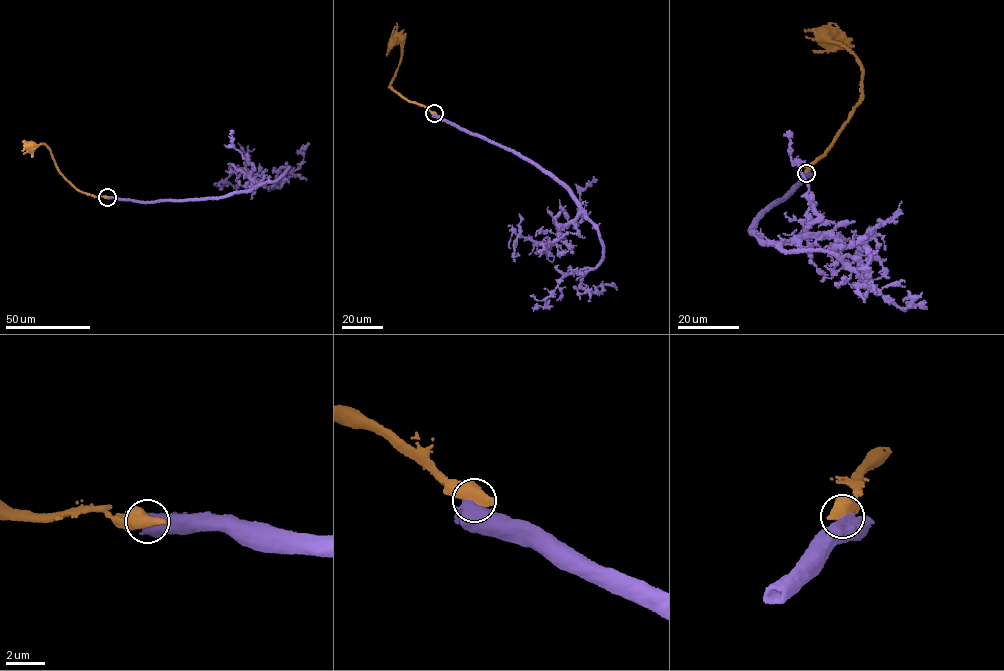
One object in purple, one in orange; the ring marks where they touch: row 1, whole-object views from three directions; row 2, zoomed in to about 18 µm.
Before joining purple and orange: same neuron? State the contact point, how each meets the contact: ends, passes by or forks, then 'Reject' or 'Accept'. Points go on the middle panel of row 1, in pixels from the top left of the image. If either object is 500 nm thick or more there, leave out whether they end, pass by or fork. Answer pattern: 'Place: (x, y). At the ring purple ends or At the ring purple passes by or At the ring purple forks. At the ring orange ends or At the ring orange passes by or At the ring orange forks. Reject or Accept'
Place: (434, 113). Reject

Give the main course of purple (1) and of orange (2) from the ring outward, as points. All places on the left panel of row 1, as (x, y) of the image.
1: (107, 197), (148, 203), (215, 199), (273, 181), (289, 166), (279, 169), (279, 186), (278, 178)
2: (107, 197), (78, 190), (59, 171), (50, 149), (41, 143), (30, 147)

